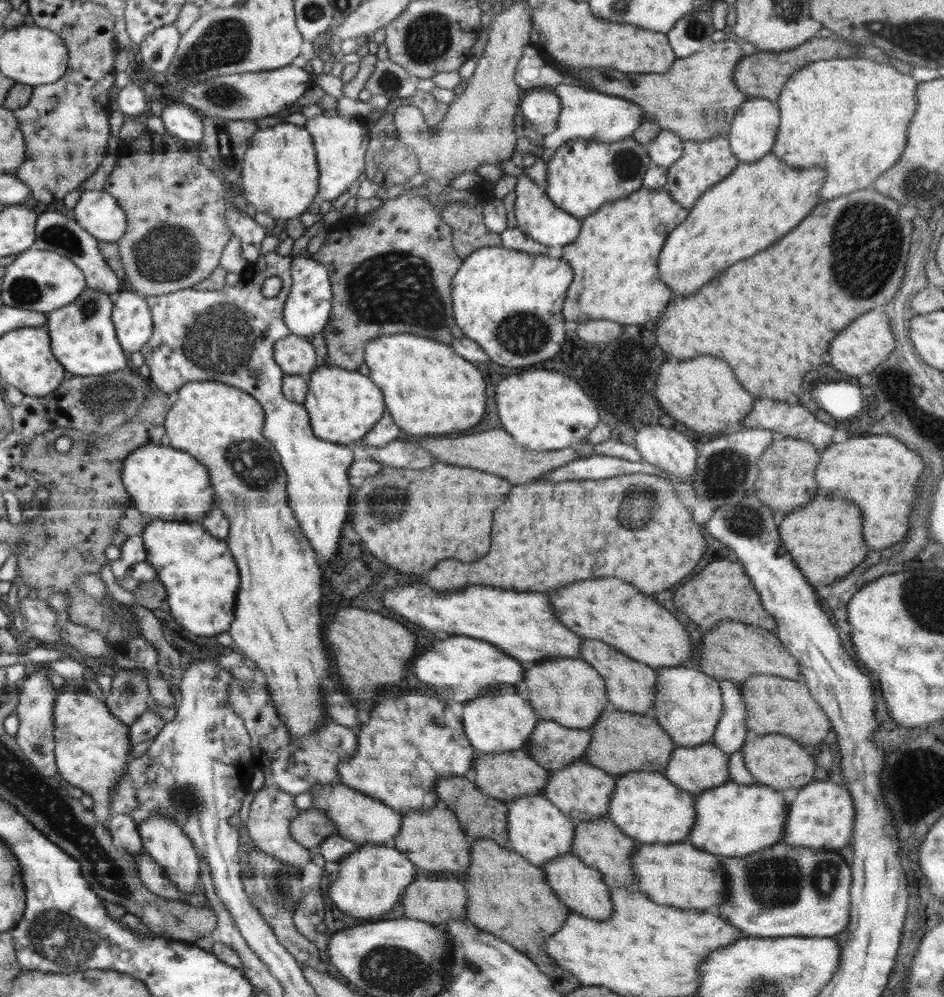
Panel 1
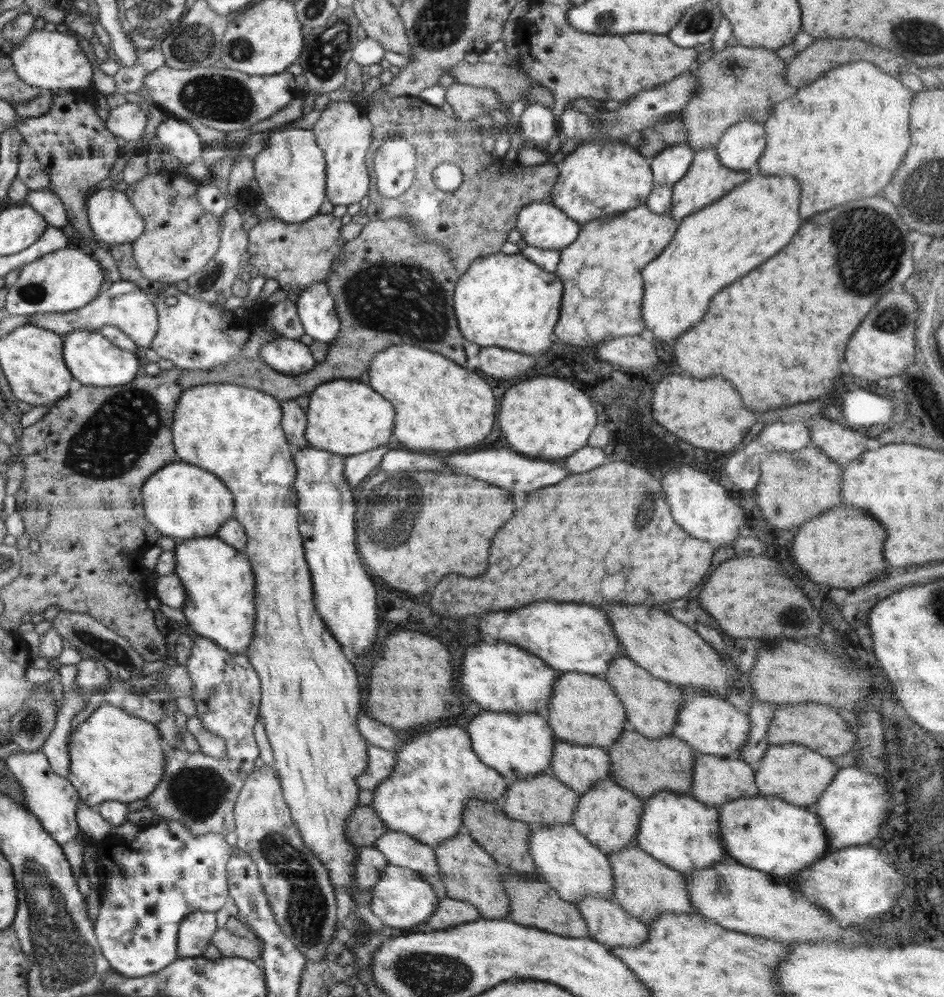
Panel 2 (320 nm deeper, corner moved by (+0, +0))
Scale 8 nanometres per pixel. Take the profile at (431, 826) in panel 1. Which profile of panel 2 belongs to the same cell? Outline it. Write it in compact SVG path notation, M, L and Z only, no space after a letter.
M459 833L441 842L434 850L448 897L473 904L482 919L508 918L511 908L503 885L503 867L470 835Z

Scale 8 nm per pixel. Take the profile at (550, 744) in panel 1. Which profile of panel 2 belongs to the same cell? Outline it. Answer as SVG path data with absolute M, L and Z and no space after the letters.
M556 740L549 773L581 796L599 780L609 778L610 761L608 752L598 746L582 746Z

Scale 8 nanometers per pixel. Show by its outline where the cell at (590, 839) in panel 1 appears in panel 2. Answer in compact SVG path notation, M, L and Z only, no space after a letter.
M629 844L620 852L610 852L607 857L614 875L613 900L618 902L626 912L642 921L642 924L650 924L665 912L675 914L695 912L683 873L656 860L636 844Z

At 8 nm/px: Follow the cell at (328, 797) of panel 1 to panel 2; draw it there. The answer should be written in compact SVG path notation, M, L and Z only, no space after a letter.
M388 829L386 834L375 840L374 847L384 854L389 864L418 872L419 877L434 888L439 900L447 897L443 874L431 846L403 832Z

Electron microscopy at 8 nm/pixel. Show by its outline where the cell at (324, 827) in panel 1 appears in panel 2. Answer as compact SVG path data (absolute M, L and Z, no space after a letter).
M357 806L347 820L347 839L356 847L374 846L375 840L386 834L388 828L370 806Z

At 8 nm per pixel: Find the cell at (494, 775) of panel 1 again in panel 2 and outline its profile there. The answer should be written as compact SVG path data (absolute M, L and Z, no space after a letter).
M545 771L524 780L515 780L507 787L500 804L508 817L528 823L531 827L554 826L573 822L579 796L569 786Z

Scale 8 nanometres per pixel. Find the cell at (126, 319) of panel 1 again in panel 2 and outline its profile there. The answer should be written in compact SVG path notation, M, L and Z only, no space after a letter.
M119 279L112 282L106 292L99 294L92 302L70 312L38 312L28 316L28 324L36 325L59 335L78 330L100 330L105 325L114 326L127 334L139 349L147 349L158 330L157 310L152 297L134 281Z

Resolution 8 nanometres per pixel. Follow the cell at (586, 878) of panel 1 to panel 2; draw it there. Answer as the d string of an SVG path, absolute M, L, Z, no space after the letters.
M587 896L576 901L588 929L588 938L610 946L640 946L649 938L649 926L606 897Z

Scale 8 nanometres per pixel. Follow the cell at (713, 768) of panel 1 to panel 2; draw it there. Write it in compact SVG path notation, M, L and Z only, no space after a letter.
M698 752L695 757L690 795L705 805L718 808L727 802L740 798L753 798L760 794L755 783L755 770L742 759Z

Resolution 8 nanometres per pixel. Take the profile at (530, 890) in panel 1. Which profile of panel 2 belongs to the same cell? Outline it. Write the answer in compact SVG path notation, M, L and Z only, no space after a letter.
M503 868L503 885L506 894L509 896L511 911L508 918L515 923L536 927L545 931L566 937L588 937L588 929L581 912L576 904L571 901L562 900L557 892L539 875L520 874L518 871L511 871Z

